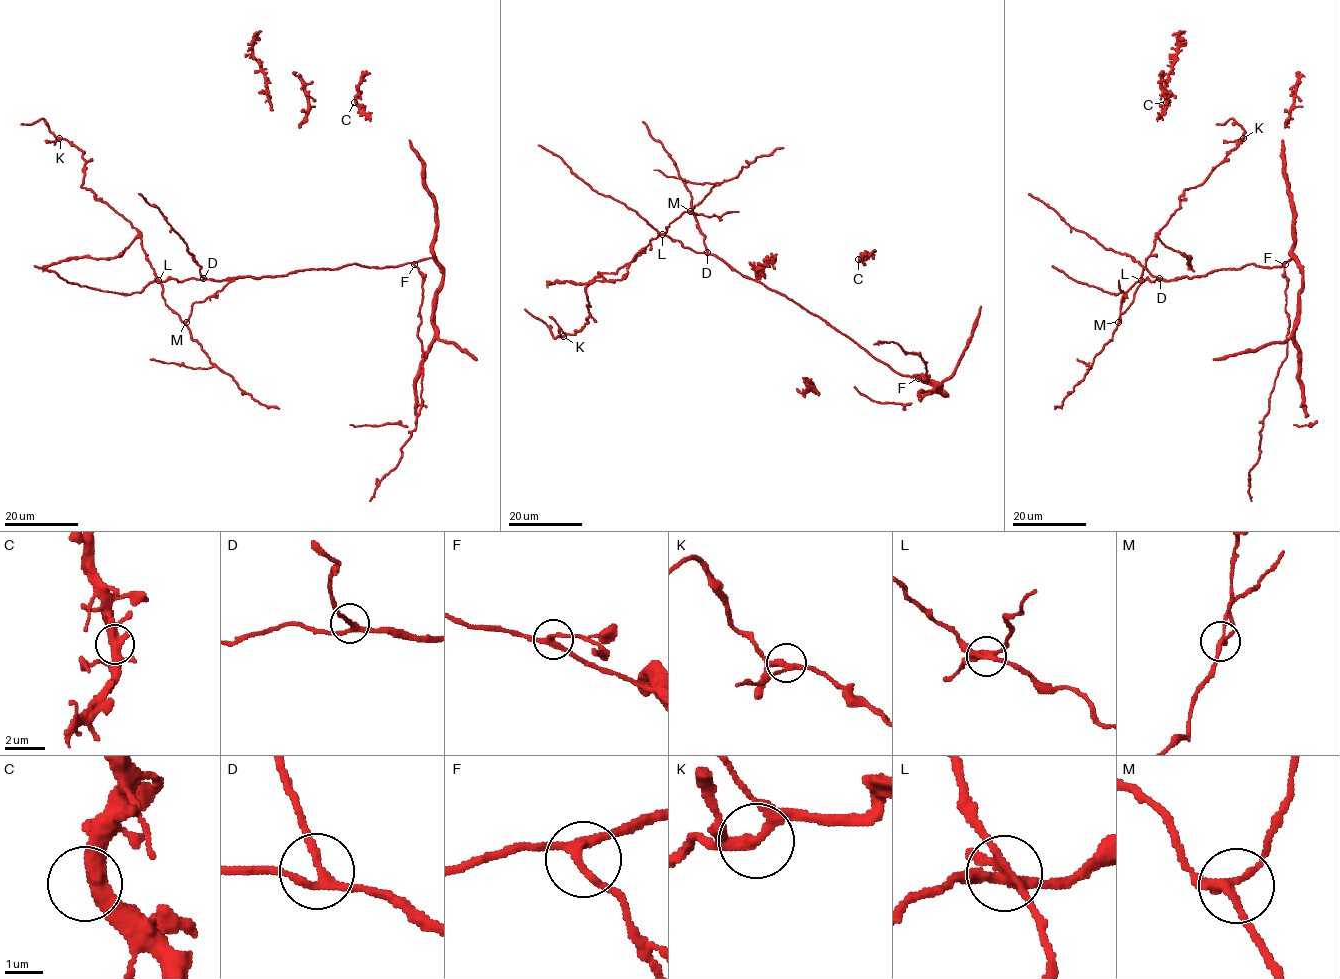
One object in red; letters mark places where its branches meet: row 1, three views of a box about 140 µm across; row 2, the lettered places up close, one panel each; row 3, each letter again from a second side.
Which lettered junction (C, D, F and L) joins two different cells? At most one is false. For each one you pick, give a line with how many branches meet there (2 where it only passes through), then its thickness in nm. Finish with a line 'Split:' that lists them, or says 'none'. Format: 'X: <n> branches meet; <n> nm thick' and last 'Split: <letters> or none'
L: 4 branches meet; 280 nm thick
Split: L

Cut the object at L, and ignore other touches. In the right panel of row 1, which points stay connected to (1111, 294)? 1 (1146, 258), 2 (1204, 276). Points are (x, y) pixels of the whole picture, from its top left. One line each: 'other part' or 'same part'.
1: other part
2: same part

